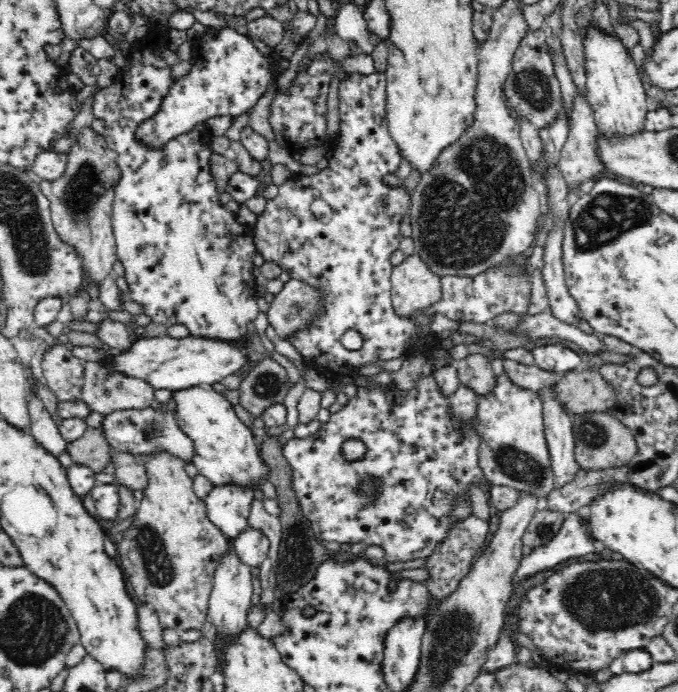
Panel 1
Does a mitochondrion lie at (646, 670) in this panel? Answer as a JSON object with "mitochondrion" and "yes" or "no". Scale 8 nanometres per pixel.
{"mitochondrion":"no"}

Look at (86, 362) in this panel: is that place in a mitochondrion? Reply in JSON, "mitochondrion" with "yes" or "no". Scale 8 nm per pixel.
{"mitochondrion":"no"}

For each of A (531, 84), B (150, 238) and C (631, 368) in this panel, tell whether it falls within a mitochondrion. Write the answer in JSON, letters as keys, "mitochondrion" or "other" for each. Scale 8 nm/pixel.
{"A":"mitochondrion","B":"other","C":"other"}

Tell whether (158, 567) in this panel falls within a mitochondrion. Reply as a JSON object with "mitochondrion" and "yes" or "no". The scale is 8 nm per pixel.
{"mitochondrion":"yes"}

